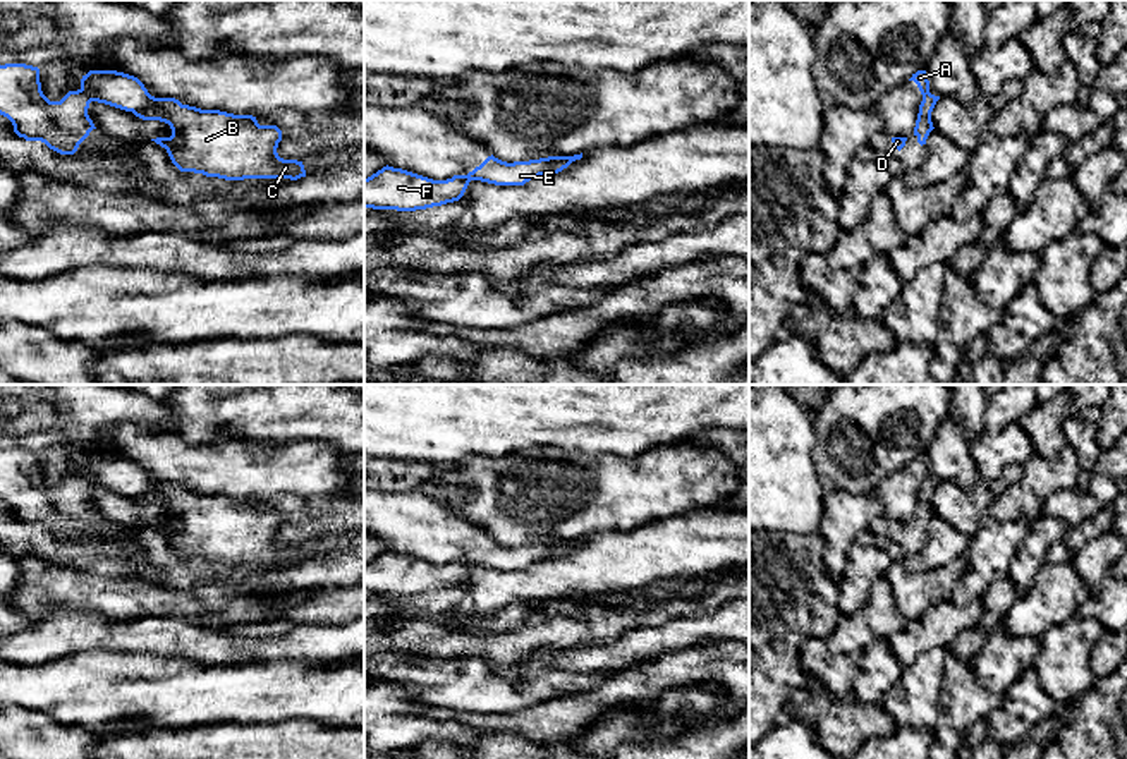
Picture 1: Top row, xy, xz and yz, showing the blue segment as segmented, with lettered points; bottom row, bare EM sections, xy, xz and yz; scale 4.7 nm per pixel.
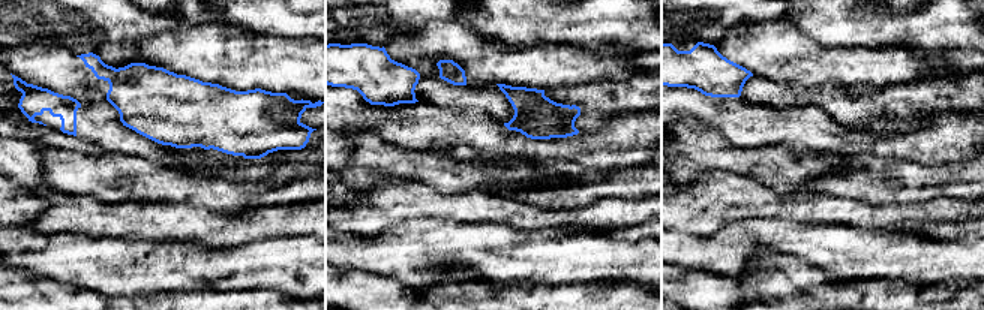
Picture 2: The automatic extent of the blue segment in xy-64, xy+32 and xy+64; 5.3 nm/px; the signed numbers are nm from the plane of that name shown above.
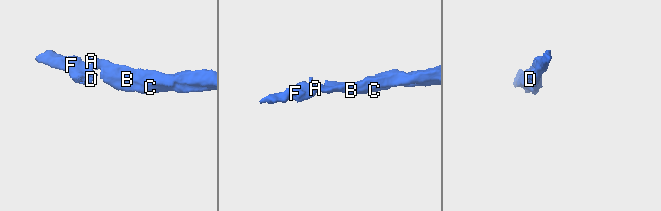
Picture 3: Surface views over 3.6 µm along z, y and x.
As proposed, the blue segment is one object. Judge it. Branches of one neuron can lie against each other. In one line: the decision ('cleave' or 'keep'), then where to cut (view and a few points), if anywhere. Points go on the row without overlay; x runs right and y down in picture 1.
cleave; cut in xy along (79, 474), (90, 486)

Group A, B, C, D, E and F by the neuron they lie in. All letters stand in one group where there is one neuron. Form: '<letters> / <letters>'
A B C E / D F

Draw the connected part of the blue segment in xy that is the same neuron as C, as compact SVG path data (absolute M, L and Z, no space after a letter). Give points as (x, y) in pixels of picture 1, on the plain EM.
M89 455L81 464L81 476L89 488L105 488L143 505L168 508L172 520L151 525L167 534L180 556L225 565L306 562L302 546L278 541L282 515L277 510L259 510L253 500L155 483L137 462L117 455Z

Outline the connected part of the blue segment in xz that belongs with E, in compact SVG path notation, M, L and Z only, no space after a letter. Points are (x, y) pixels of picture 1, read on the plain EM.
M582 537L574 541L548 541L507 548L491 539L479 551L469 556L467 562L471 565L481 565L495 570L524 570L534 562L558 558L581 543Z

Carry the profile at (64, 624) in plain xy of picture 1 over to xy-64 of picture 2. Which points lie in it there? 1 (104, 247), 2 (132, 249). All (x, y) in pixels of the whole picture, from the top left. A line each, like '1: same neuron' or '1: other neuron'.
1: other neuron
2: other neuron

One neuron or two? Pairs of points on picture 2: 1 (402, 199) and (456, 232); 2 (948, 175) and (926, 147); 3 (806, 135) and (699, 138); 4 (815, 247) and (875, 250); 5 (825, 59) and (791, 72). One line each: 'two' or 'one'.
1: two
2: two
3: two
4: one
5: one

